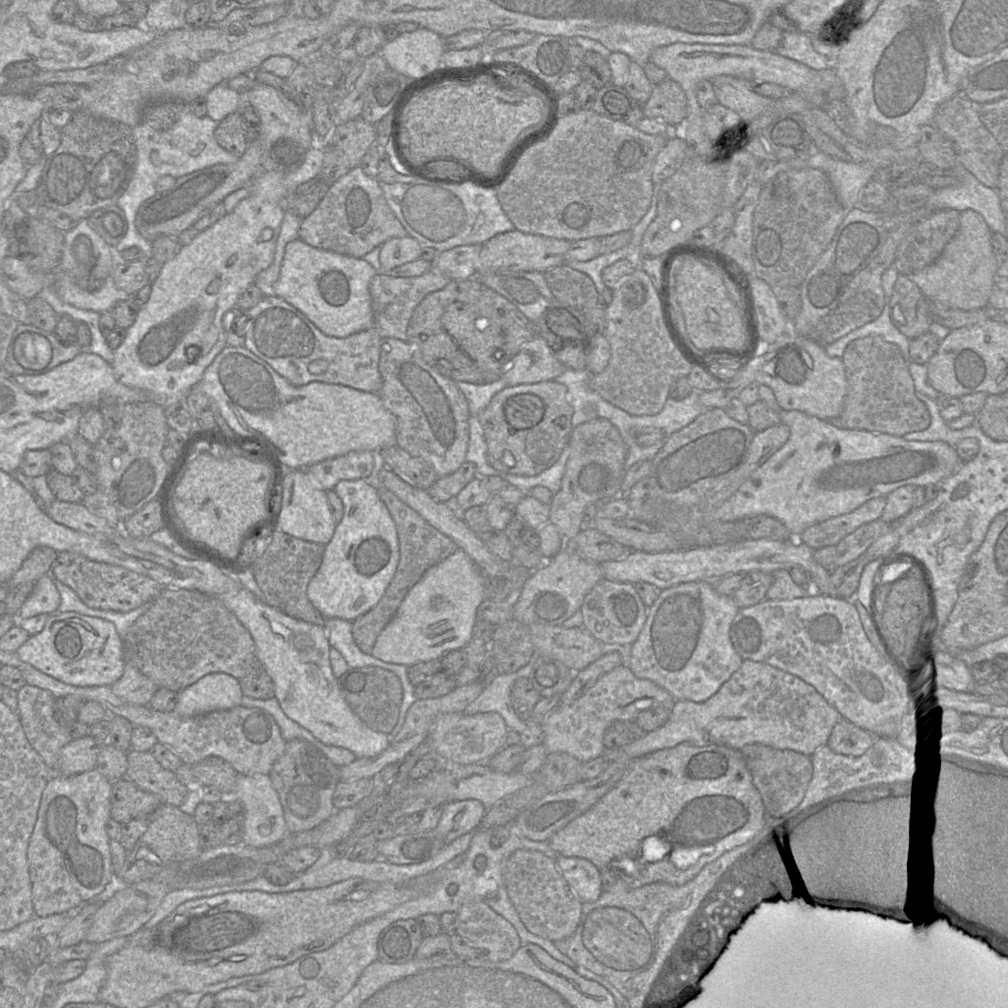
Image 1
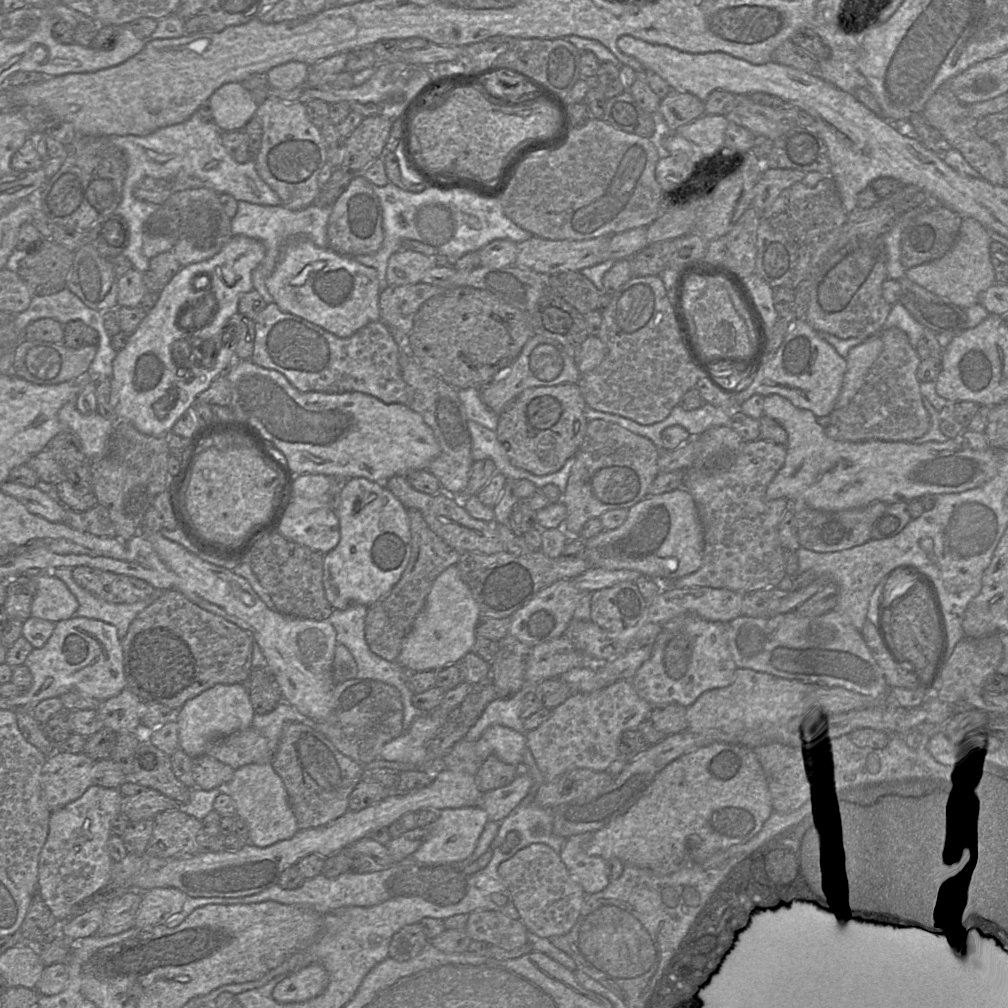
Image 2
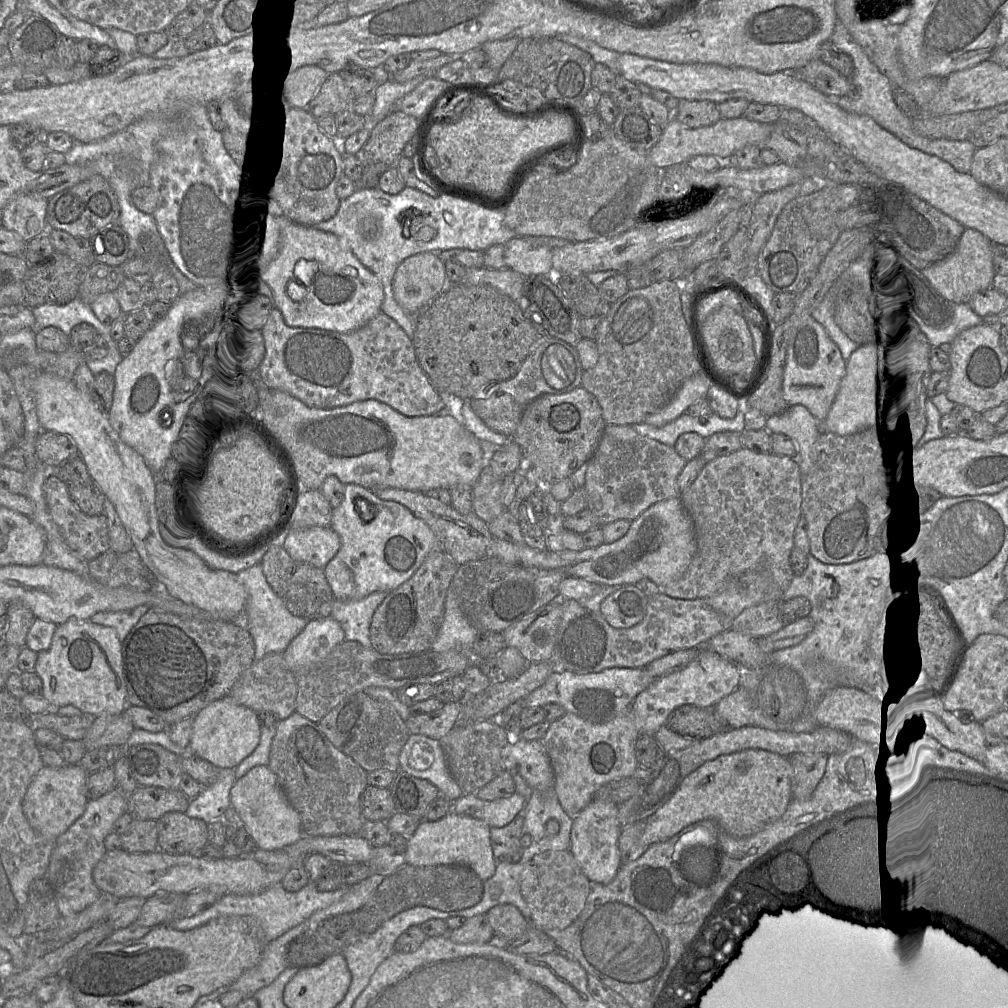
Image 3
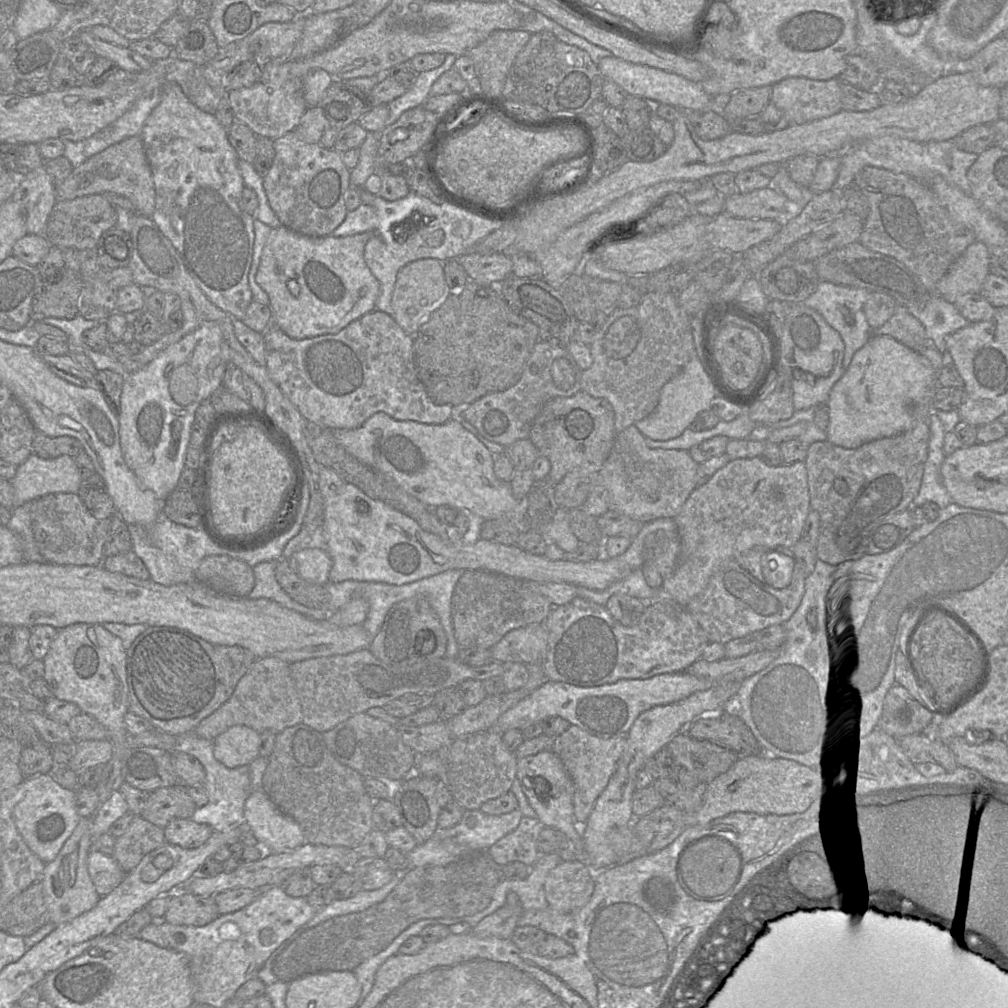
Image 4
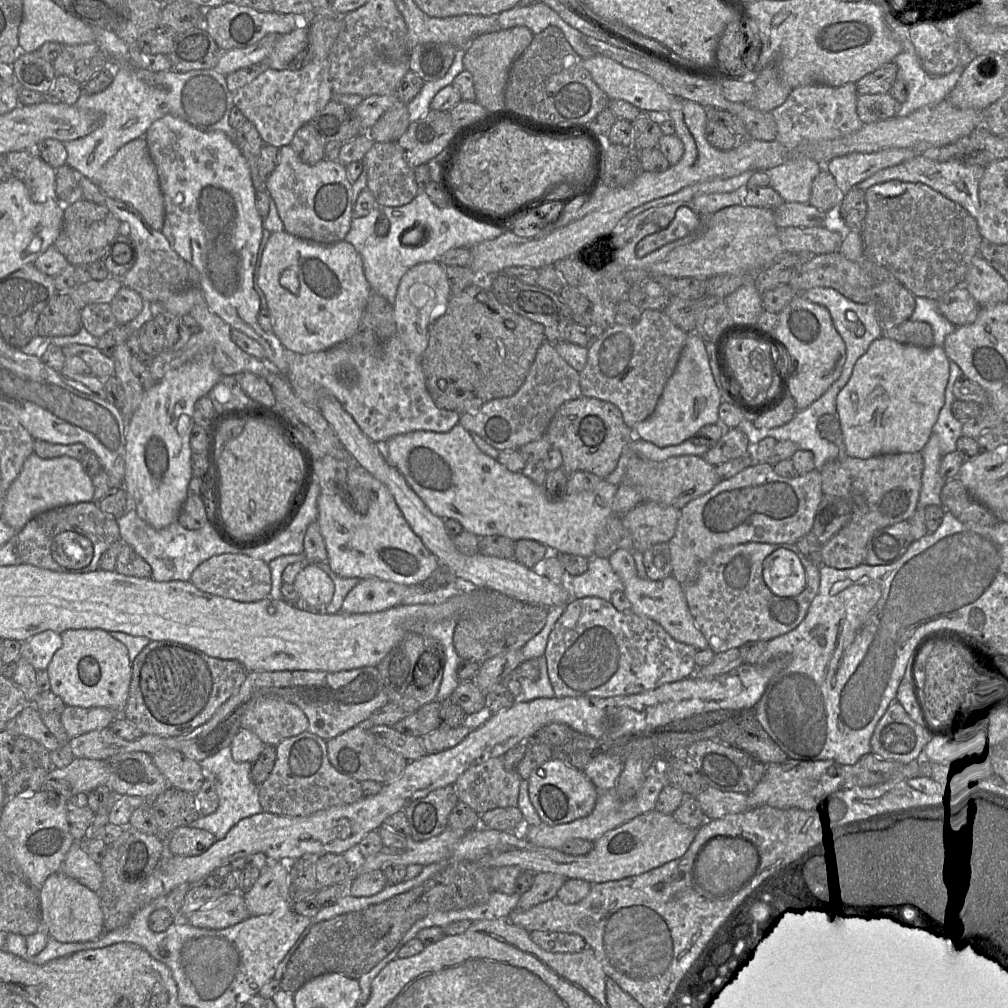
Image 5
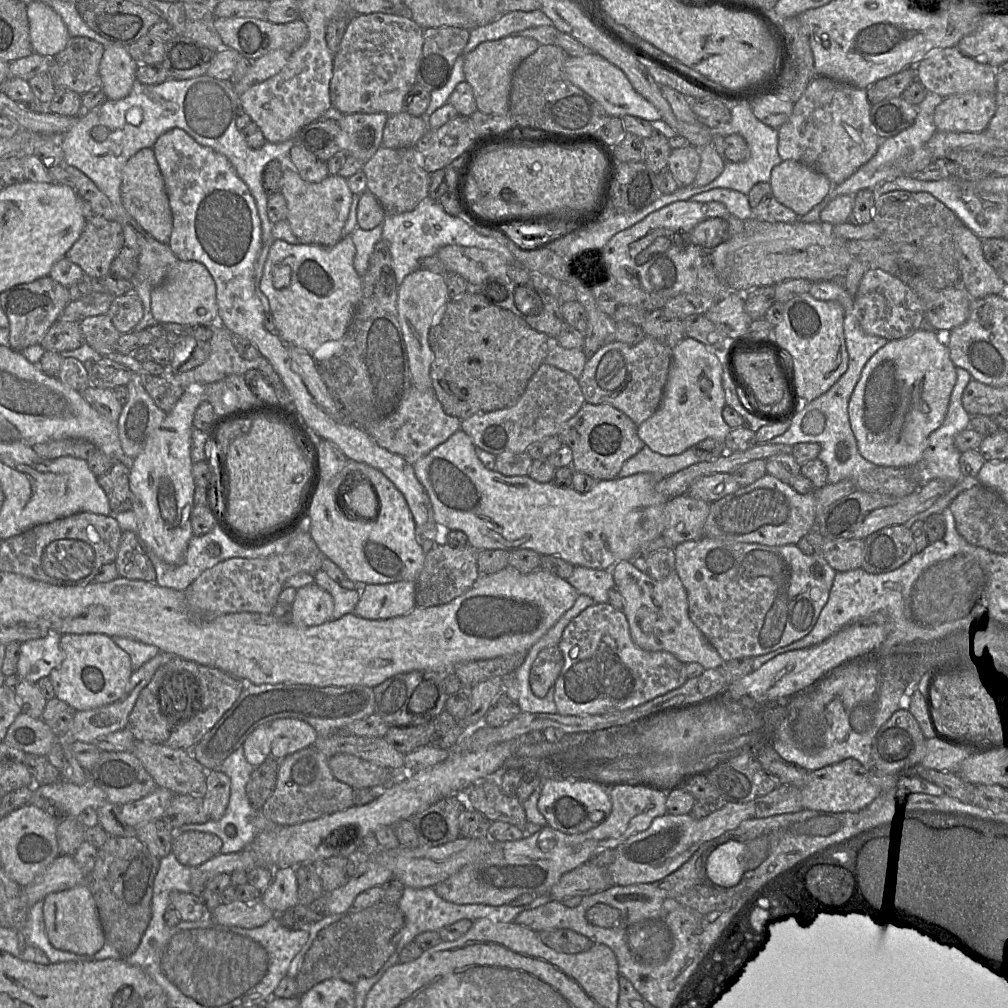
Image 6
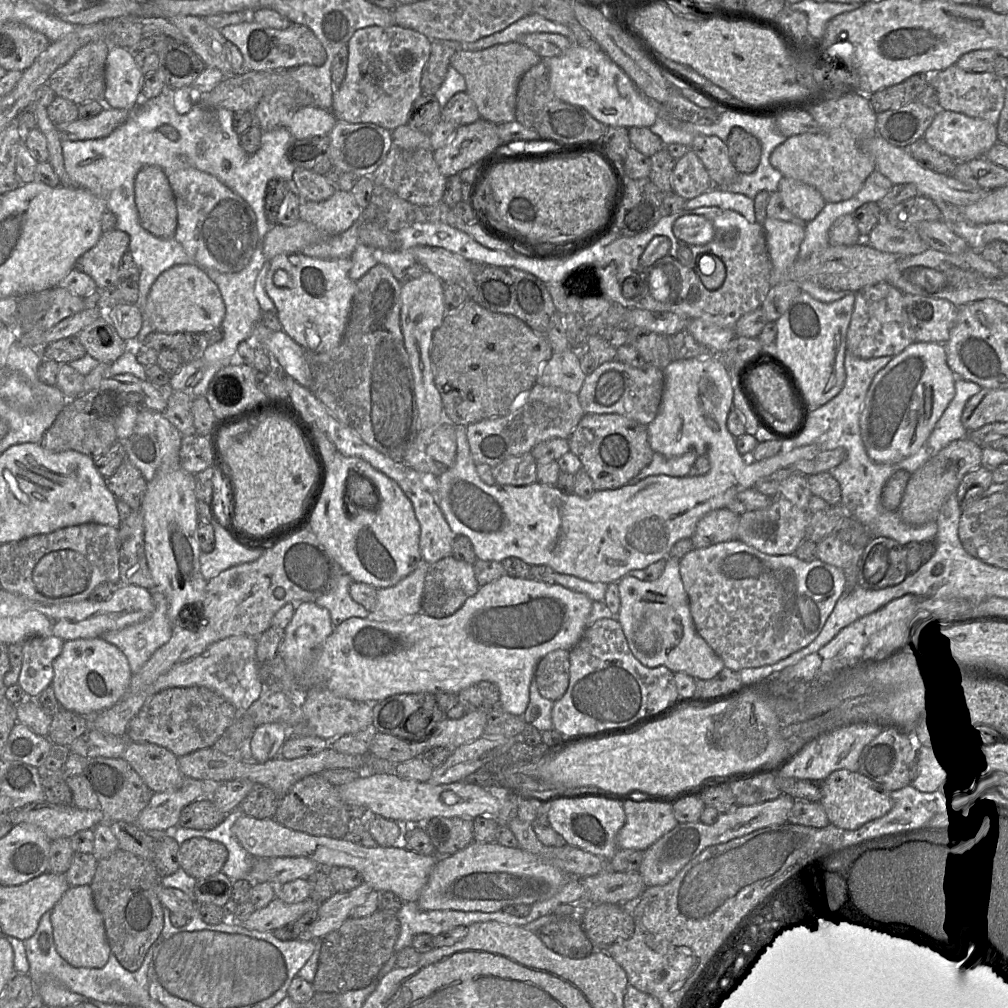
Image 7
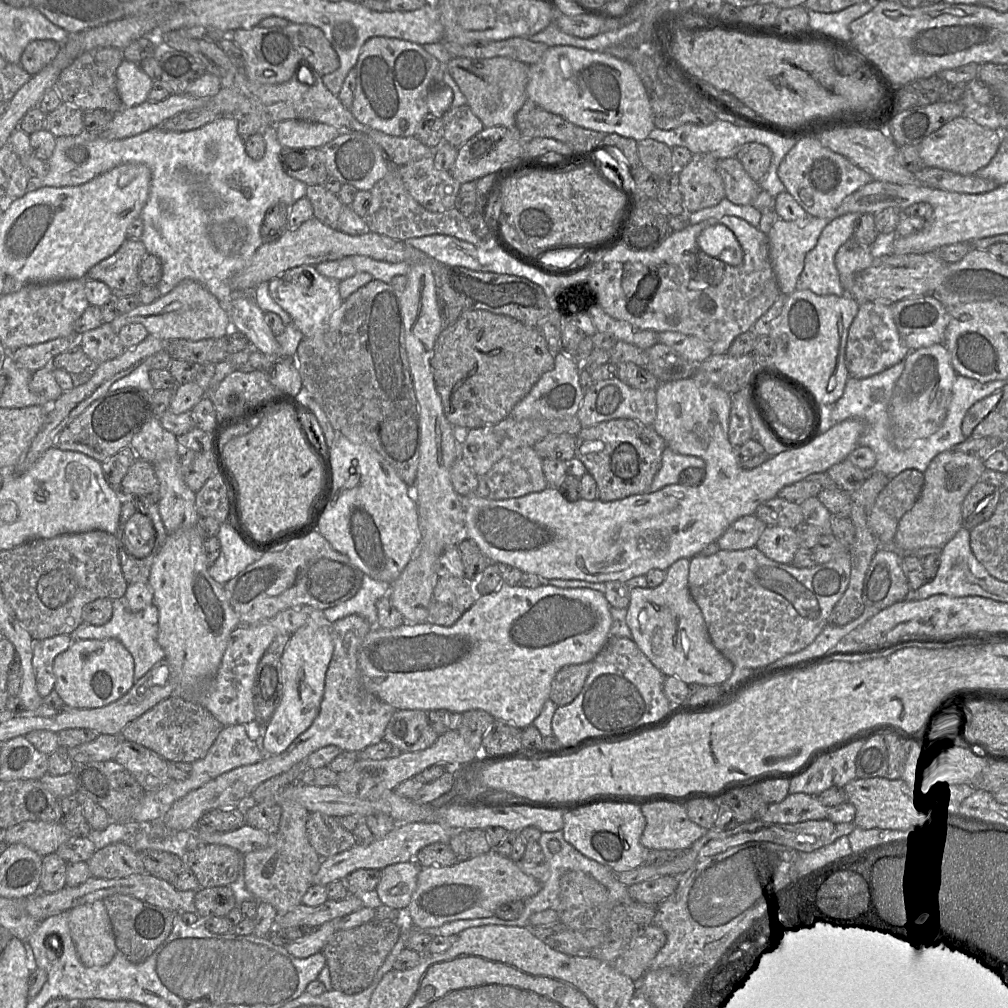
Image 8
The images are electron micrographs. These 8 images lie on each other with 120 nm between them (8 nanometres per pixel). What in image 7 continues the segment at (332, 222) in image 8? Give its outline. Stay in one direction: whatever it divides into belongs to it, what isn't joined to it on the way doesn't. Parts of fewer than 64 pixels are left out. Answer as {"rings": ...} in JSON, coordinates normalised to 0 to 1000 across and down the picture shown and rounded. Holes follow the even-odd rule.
{"rings":[[[293,167],[290,180],[287,181],[288,188],[295,186],[299,197],[318,200],[326,197],[333,186],[321,174],[314,173],[302,167]]]}

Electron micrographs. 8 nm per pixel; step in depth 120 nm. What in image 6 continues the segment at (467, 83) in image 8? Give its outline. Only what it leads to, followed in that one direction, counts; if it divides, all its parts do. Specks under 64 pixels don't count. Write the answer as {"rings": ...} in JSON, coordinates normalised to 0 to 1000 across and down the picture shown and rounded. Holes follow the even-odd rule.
{"rings":[[[503,36],[494,40],[476,43],[460,55],[461,79],[467,84],[473,109],[488,115],[505,114],[505,97],[508,75],[514,64],[530,53],[536,44],[528,38]]]}

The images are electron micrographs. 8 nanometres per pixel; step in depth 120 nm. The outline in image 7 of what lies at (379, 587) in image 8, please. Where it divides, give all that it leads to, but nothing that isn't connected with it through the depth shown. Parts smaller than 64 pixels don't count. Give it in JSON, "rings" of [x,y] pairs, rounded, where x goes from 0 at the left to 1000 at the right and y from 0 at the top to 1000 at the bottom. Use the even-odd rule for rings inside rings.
{"rings":[[[340,569],[327,588],[316,592],[313,596],[316,601],[323,603],[327,607],[331,622],[346,613],[367,612],[367,607],[348,592],[346,581],[349,577],[350,575],[346,570]]]}

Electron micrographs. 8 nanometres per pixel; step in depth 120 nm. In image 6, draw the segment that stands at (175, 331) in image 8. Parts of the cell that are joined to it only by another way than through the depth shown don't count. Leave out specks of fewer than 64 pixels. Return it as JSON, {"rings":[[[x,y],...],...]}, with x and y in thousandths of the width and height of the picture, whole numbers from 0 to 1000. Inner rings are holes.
{"rings":[[[180,259],[167,270],[163,279],[150,288],[150,309],[156,321],[177,320],[183,322],[201,322],[209,320],[212,324],[221,324],[216,313],[214,283],[205,266],[195,259]]]}

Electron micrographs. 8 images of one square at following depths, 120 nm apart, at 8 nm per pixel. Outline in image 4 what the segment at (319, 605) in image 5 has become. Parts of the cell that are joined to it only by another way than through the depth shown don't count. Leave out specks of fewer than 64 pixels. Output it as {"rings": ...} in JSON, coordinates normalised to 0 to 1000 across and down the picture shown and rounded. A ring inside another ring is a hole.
{"rings":[[[301,545],[291,549],[286,556],[289,564],[300,574],[315,580],[326,576],[329,556],[323,546]]]}

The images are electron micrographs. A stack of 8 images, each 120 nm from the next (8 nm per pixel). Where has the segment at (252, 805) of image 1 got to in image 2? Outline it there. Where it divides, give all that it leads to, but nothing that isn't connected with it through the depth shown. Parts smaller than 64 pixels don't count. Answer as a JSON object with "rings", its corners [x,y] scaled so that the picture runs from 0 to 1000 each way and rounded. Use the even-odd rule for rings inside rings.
{"rings":[[[270,757],[245,758],[232,764],[223,785],[233,797],[234,808],[246,818],[247,836],[255,840],[265,840],[287,832],[297,824],[285,784]]]}

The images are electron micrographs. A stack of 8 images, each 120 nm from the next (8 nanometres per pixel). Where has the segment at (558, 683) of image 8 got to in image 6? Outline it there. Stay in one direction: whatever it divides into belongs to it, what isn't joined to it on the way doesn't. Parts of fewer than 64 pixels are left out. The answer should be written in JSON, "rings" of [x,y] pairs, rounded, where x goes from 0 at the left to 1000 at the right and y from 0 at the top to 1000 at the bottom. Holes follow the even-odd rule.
{"rings":[[[547,641],[535,647],[528,659],[525,679],[529,688],[539,692],[550,679],[559,662],[559,650],[554,641]]]}

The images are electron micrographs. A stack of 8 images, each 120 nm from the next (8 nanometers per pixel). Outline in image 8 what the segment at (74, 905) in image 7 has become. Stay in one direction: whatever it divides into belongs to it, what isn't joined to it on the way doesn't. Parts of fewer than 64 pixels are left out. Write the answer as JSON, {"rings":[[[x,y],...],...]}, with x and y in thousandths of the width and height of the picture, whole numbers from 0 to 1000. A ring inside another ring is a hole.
{"rings":[[[102,894],[73,900],[66,904],[70,930],[79,954],[87,960],[105,958],[116,939]]]}

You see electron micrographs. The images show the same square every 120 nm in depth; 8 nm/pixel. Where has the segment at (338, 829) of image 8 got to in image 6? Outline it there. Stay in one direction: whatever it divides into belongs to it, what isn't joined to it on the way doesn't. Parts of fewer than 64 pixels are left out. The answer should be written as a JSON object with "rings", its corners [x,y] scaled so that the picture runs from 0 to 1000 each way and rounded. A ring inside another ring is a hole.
{"rings":[[[311,739],[277,754],[273,783],[259,806],[274,818],[293,818],[345,803],[350,798],[350,788],[351,782],[332,772],[326,762],[326,752]]]}

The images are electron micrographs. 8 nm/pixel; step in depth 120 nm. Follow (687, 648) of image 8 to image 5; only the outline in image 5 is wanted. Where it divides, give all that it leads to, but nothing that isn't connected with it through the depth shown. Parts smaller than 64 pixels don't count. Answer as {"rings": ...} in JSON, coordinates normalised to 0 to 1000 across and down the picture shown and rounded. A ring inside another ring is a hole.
{"rings":[[[615,544],[611,546],[604,553],[604,558],[619,579],[618,587],[626,598],[626,606],[628,608],[652,617],[673,637],[688,641],[692,646],[703,643],[699,632],[690,621],[685,609],[679,589],[679,582],[668,571],[655,576],[647,576],[643,573],[636,574],[632,569],[626,548],[622,545]]]}

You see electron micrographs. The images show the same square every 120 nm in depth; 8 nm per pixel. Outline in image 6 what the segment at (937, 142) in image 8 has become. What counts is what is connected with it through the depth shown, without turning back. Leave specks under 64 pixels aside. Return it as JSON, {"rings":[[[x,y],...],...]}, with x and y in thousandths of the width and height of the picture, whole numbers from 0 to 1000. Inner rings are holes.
{"rings":[[[961,91],[938,96],[927,112],[929,130],[973,132],[988,111],[988,93]]]}

